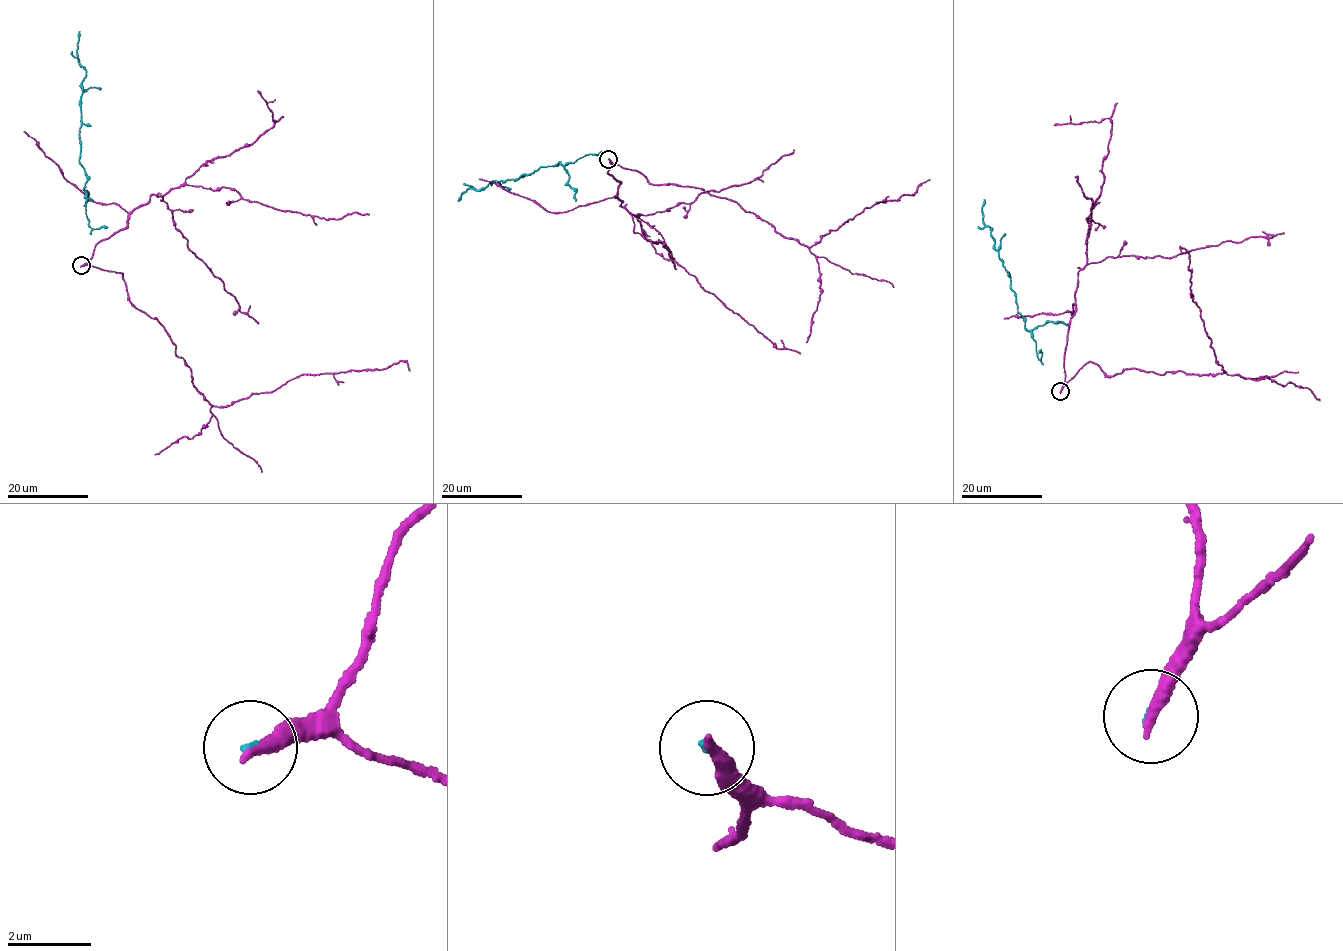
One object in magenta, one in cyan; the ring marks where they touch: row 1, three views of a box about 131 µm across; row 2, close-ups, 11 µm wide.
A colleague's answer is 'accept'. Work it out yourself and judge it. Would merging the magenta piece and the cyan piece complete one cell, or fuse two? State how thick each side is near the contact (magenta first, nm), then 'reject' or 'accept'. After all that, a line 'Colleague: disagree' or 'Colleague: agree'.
320 nm thick on the magenta side, 70 nm on the other; reject
Colleague: disagree

